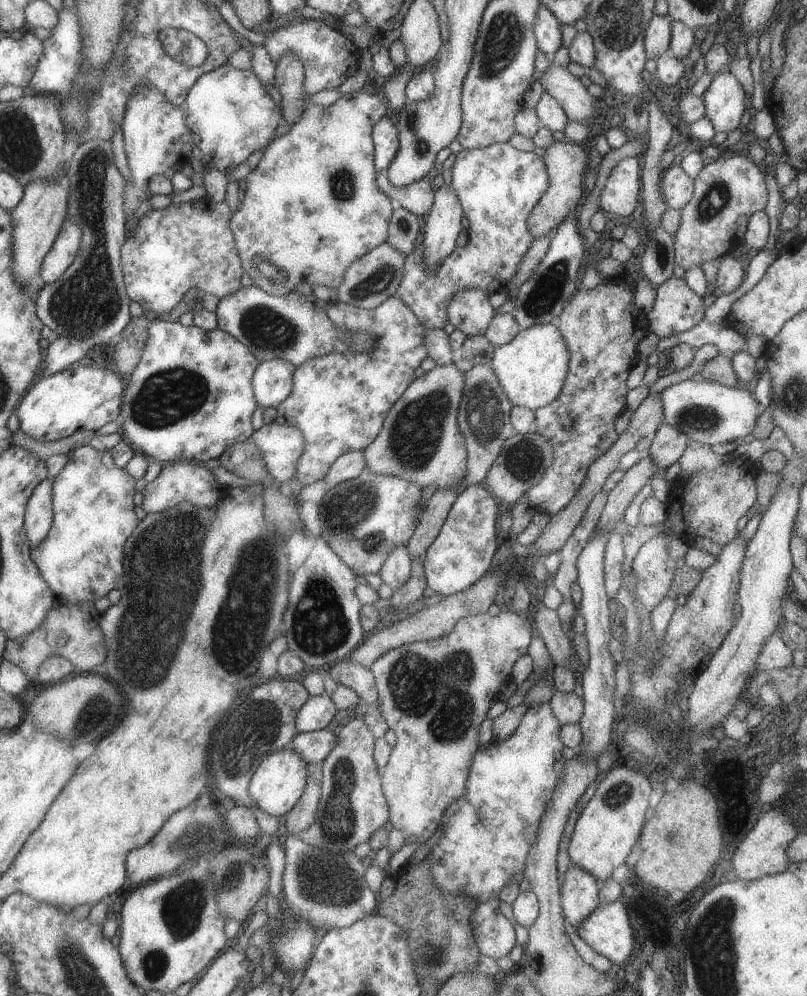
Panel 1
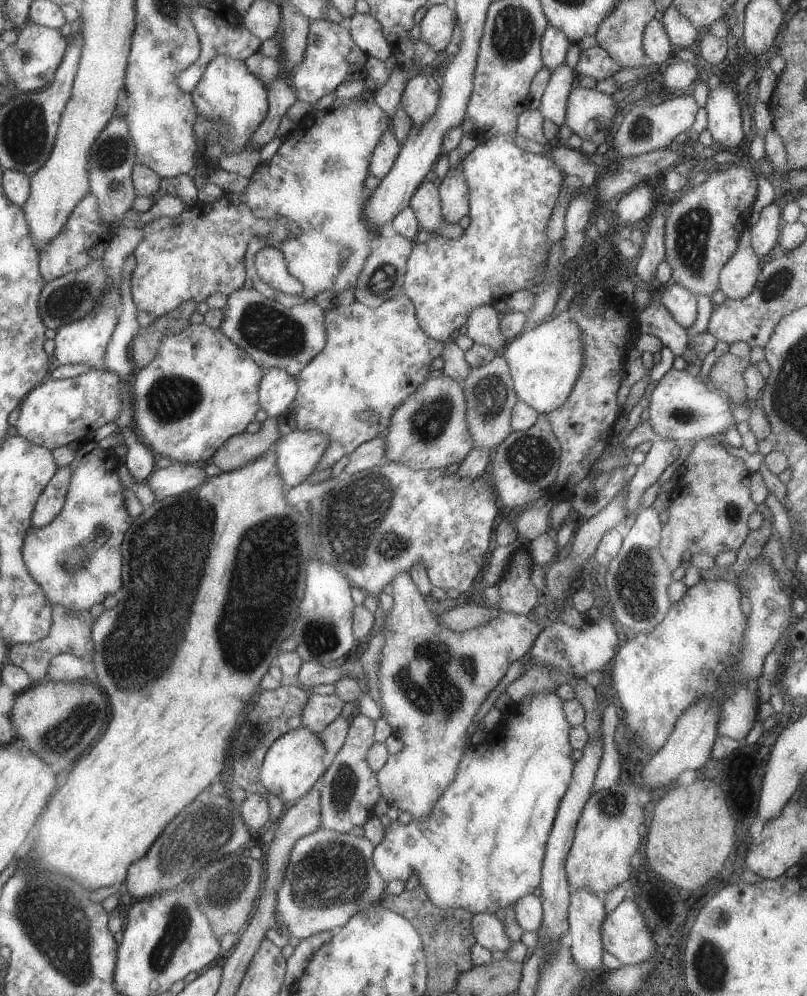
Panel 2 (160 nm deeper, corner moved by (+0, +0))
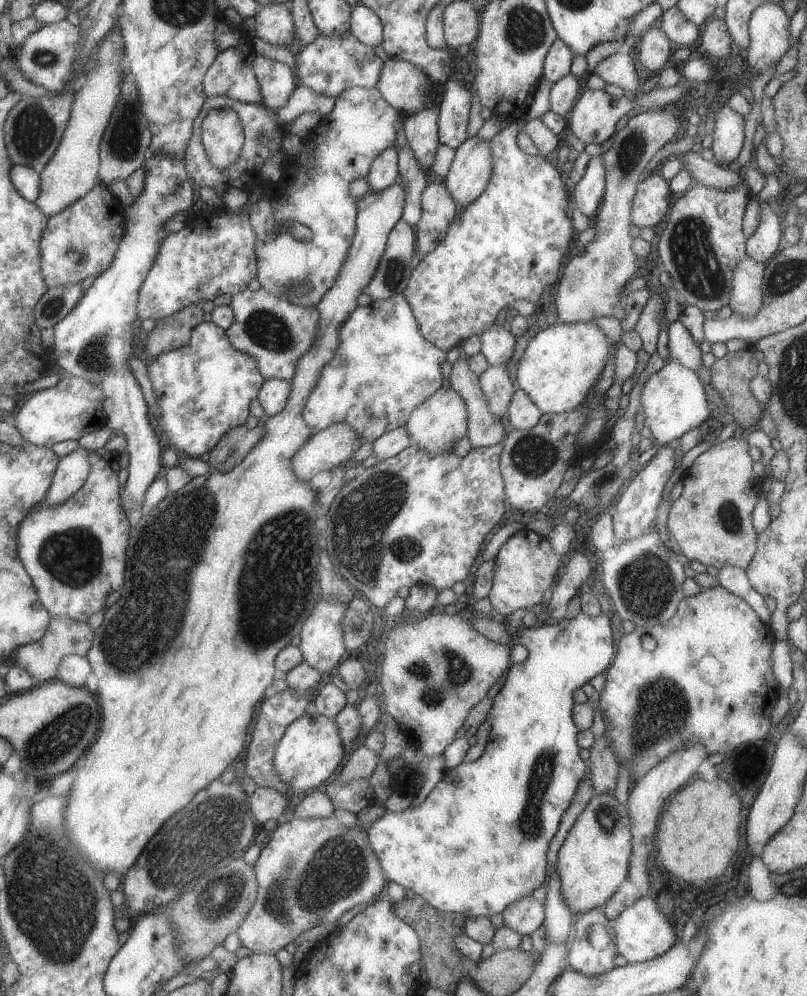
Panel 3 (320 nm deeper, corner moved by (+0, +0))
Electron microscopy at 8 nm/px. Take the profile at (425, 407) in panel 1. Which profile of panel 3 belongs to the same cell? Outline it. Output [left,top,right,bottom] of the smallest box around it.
[404,388,467,454]

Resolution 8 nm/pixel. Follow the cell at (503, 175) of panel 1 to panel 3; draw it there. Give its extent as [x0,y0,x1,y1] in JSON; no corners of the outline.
[402,119,576,353]

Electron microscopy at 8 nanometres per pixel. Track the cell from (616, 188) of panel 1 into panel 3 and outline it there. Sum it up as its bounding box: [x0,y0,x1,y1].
[629,174,671,229]

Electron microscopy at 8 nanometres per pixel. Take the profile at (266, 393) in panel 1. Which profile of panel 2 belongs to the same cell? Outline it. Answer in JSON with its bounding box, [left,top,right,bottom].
[258,368,297,418]

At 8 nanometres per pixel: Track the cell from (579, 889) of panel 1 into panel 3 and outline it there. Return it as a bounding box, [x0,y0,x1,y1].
[568,907,618,976]

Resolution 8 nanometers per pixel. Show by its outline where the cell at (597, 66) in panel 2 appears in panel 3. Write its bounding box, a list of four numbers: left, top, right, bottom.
[592,51,640,94]

